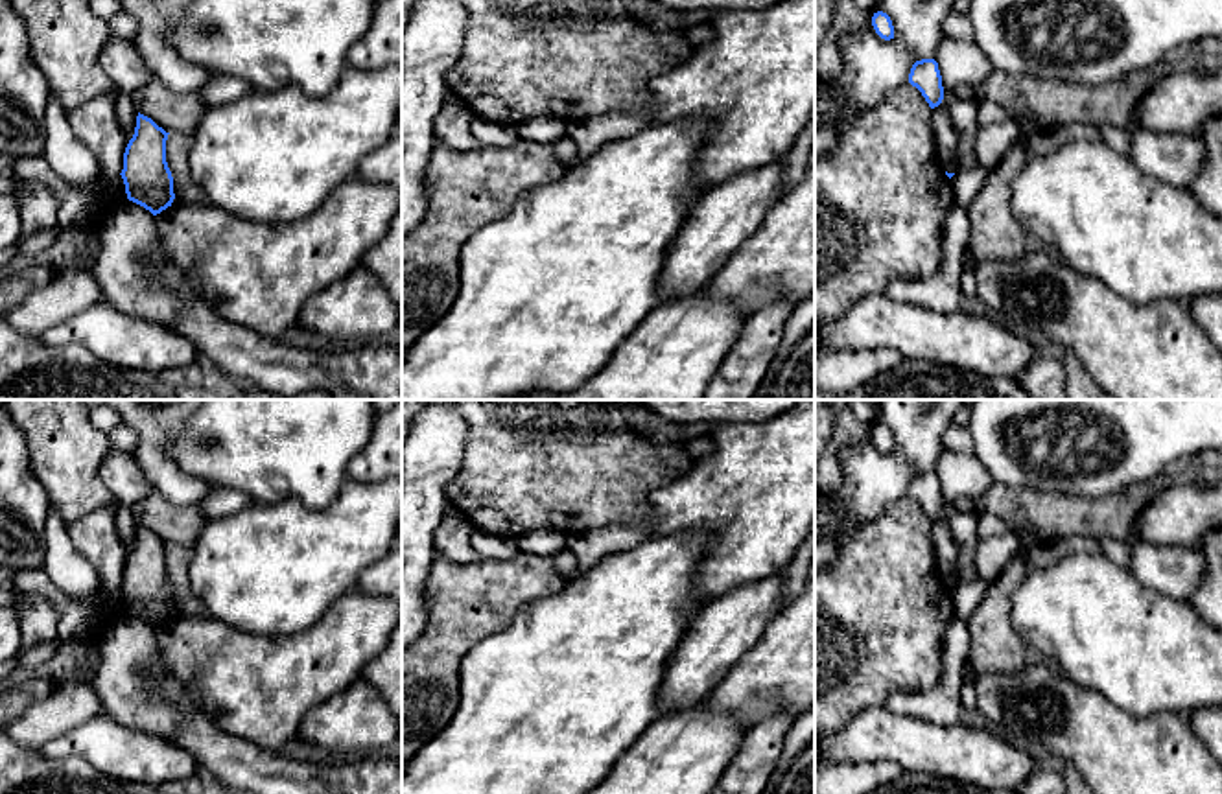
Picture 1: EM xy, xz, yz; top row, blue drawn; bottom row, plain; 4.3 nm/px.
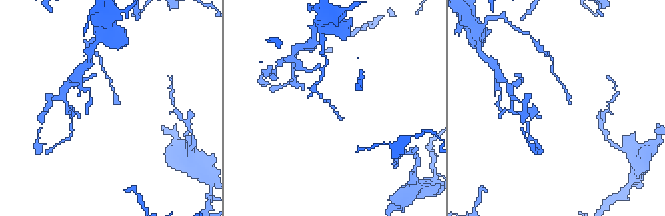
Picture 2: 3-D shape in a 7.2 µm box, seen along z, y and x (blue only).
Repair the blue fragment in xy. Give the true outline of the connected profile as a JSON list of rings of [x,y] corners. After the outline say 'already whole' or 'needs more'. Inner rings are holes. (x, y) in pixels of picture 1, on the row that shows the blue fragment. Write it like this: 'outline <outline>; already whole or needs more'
outline [[[138,112],[135,134],[123,153],[122,179],[127,199],[153,216],[171,206],[173,177],[166,162],[168,134],[151,118]]]; already whole

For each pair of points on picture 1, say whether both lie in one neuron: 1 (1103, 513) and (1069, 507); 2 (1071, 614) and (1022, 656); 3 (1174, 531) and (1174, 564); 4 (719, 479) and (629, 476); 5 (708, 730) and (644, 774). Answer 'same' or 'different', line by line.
1: same
2: different
3: different
4: different
5: same

